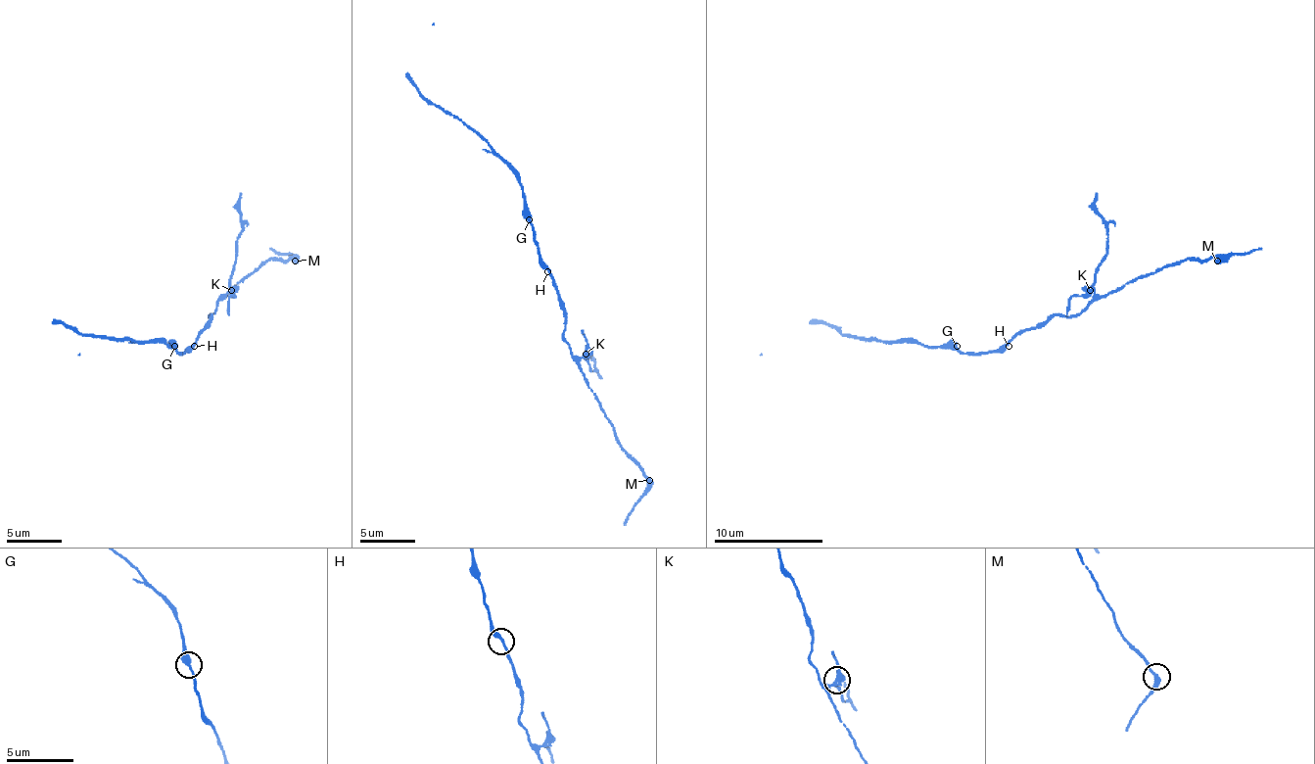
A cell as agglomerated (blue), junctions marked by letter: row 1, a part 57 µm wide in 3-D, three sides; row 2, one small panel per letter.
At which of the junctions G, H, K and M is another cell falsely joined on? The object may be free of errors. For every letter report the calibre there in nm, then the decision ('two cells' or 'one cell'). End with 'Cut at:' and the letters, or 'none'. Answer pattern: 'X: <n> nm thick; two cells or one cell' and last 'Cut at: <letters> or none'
G: 420 nm thick; one cell
H: 240 nm thick; one cell
K: 320 nm thick; two cells
M: 380 nm thick; one cell
Cut at: K

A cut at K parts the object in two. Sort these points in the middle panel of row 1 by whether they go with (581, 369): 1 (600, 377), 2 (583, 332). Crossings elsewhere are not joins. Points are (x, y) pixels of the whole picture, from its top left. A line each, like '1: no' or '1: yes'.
1: no
2: no

